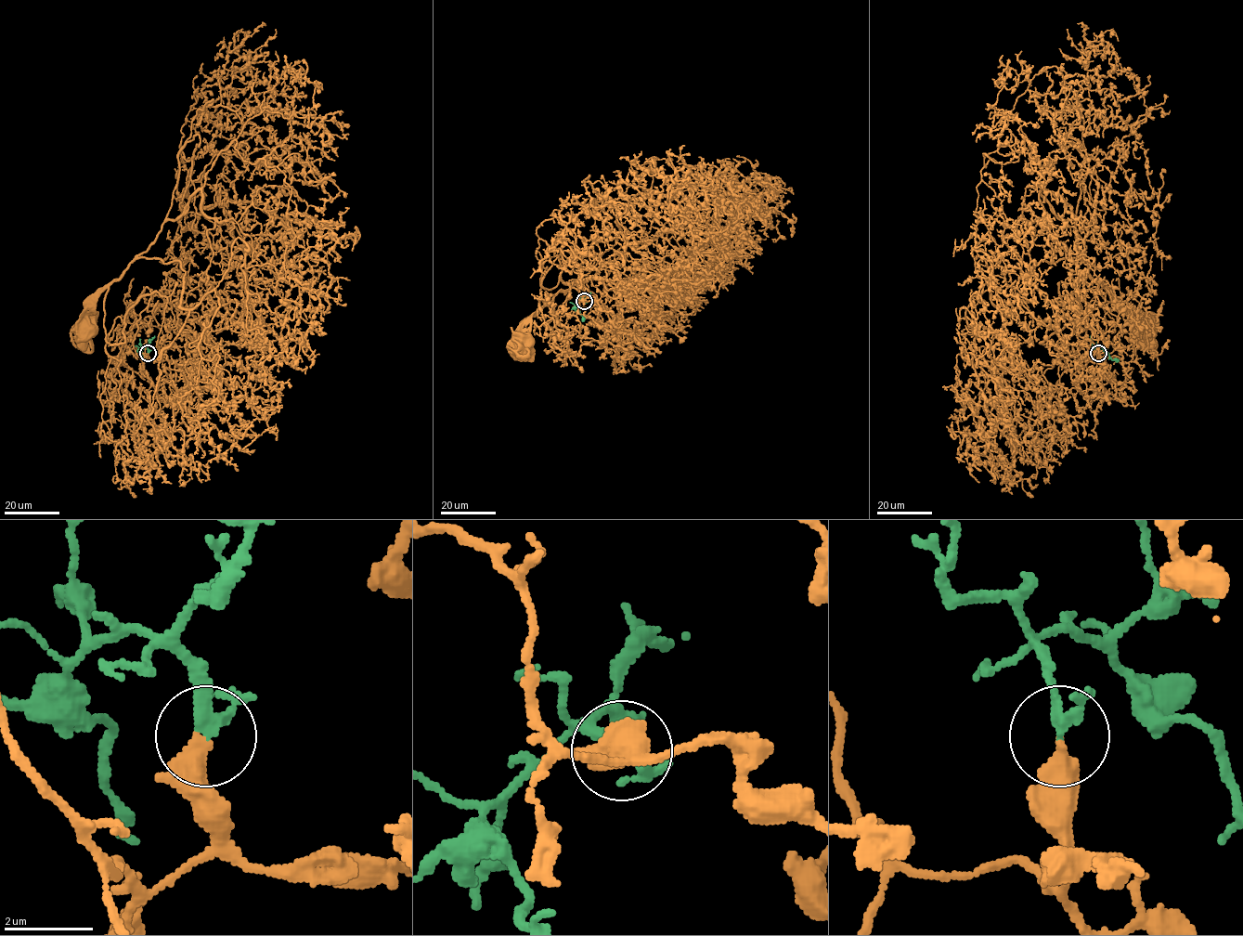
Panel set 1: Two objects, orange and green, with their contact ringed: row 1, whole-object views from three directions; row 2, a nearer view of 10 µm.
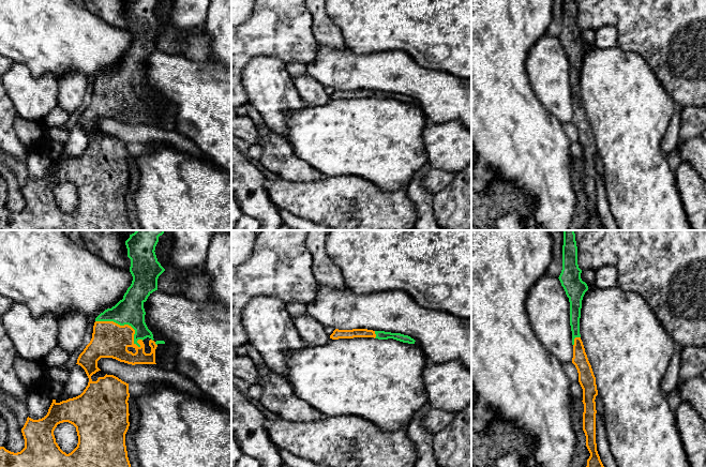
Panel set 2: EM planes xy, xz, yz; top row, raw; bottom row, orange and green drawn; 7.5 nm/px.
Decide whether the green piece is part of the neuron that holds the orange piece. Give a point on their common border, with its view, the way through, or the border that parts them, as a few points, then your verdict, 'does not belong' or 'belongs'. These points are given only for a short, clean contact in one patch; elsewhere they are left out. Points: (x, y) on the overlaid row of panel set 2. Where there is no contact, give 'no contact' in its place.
contact xy (124, 325); belongs

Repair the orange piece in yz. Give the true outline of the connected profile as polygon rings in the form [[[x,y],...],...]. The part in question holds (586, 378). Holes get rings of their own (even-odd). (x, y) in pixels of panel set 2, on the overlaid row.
[[[564,230],[562,270],[559,281],[570,302],[570,326],[572,331],[572,363],[579,373],[579,382],[583,389],[583,431],[586,447],[590,453],[586,467],[604,467],[596,443],[596,396],[598,395],[596,377],[580,334],[582,300],[588,286],[581,278],[582,270],[577,265],[577,246],[574,230]]]

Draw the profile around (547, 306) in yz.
[[[543,274],[528,292],[526,311],[539,342],[562,364],[572,362],[570,302],[559,278]]]

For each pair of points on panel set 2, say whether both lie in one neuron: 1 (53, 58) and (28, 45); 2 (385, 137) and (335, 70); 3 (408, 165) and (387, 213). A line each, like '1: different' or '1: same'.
1: same
2: different
3: different

